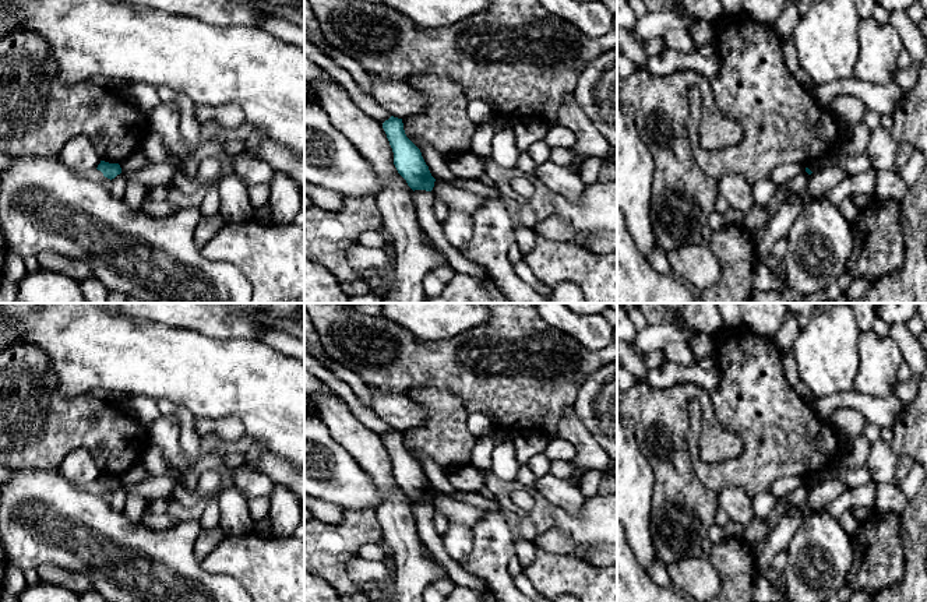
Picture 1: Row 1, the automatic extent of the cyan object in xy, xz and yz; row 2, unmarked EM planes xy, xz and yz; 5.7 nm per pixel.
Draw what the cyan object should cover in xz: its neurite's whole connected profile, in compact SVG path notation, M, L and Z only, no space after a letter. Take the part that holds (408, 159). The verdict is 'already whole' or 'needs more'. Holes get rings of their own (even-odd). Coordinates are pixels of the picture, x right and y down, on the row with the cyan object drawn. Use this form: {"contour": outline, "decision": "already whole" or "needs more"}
{"contour": "M391 116L383 123L394 152L394 165L398 173L415 190L431 191L436 179L431 176L420 149L406 137L402 119Z", "decision": "already whole"}

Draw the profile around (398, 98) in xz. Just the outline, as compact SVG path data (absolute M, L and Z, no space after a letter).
M367 73L370 96L385 108L391 116L405 119L426 109L426 99L406 82L384 81Z

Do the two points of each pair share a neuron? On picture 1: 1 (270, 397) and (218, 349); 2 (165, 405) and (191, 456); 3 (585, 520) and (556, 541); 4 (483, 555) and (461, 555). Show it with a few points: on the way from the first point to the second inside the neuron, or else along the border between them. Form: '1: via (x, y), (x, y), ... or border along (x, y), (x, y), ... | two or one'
1: via (257, 384), (231, 362) | one
2: via (179, 412), (186, 419), (190, 442) | one
3: border along (553, 525), (577, 542), (598, 542) | two
4: border along (471, 528), (472, 551), (469, 558), (461, 563) | two

